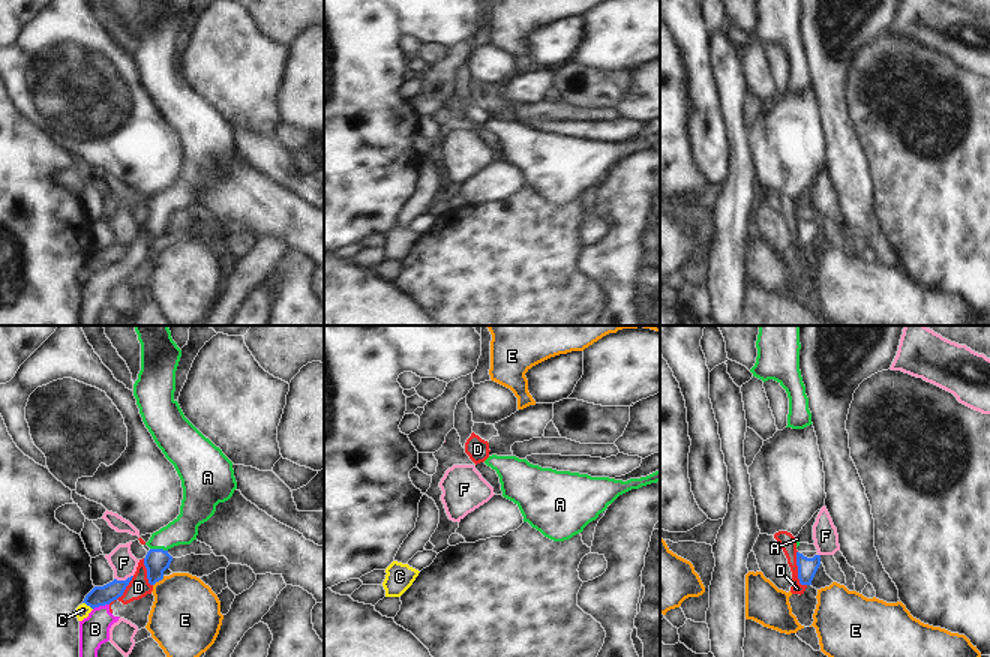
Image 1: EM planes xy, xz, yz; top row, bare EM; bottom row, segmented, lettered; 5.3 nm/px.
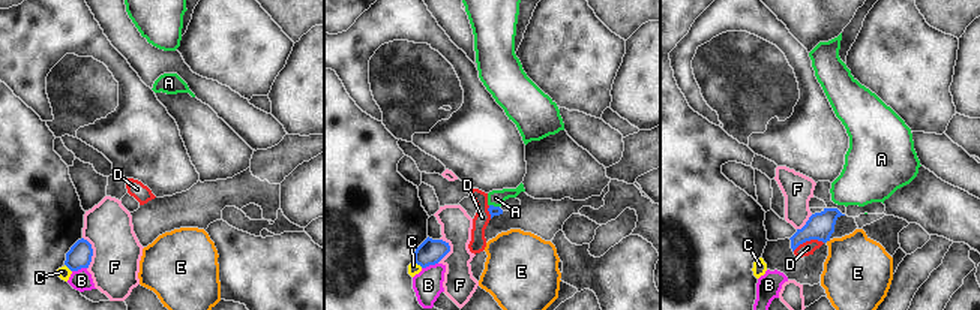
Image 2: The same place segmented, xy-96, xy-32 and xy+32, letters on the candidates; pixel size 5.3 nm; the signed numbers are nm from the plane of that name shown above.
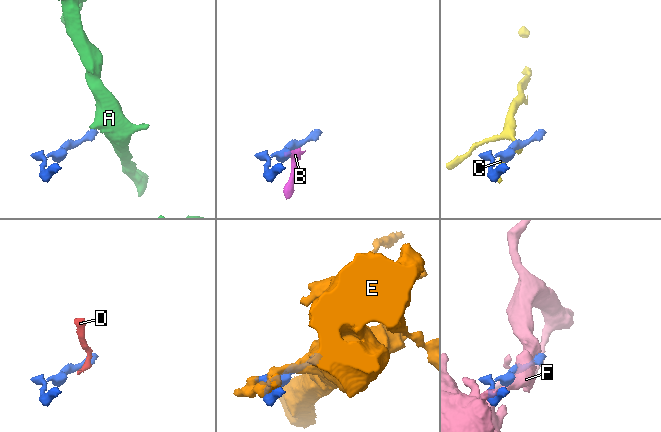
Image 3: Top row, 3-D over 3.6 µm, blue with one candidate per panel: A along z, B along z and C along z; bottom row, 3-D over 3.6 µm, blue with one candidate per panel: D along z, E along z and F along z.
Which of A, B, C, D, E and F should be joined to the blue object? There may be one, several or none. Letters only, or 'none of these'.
A

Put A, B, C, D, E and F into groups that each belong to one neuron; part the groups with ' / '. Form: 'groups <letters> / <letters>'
groups A / B D / C / E / F

